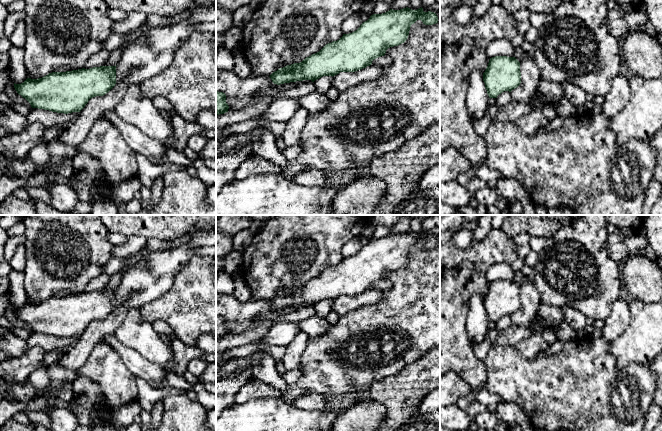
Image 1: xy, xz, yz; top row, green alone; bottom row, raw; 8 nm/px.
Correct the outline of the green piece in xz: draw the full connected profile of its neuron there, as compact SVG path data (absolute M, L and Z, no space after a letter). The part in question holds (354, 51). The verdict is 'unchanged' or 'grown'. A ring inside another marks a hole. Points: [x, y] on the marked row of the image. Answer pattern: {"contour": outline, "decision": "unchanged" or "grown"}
{"contour": "M408 7L400 10L390 9L382 14L373 14L356 31L343 34L339 40L326 44L319 52L306 57L302 62L280 68L269 77L274 84L280 85L303 80L314 82L323 76L333 77L340 72L361 70L370 66L374 59L384 56L388 48L404 43L408 38L411 25L417 20L421 20L425 25L438 23L436 13L424 12L422 7L417 10Z", "decision": "unchanged"}

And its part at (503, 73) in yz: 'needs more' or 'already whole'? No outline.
already whole

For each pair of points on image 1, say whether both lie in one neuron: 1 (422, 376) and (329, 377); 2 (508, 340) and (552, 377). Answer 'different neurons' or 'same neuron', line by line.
1: different neurons
2: different neurons

